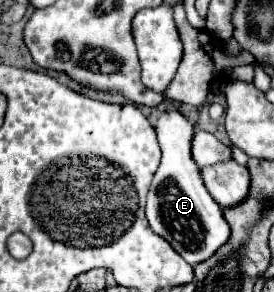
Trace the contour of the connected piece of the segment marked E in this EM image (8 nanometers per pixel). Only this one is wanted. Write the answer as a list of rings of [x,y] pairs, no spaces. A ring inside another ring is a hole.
[[[167,110],[158,118],[154,128],[162,148],[162,160],[150,184],[146,218],[158,236],[168,240],[188,264],[196,266],[212,258],[216,250],[228,242],[230,226],[224,220],[222,208],[208,194],[198,164],[192,160],[192,140],[188,136],[194,126],[178,110]],[[170,120],[172,126],[168,126]],[[186,140],[190,140],[190,144]]]

